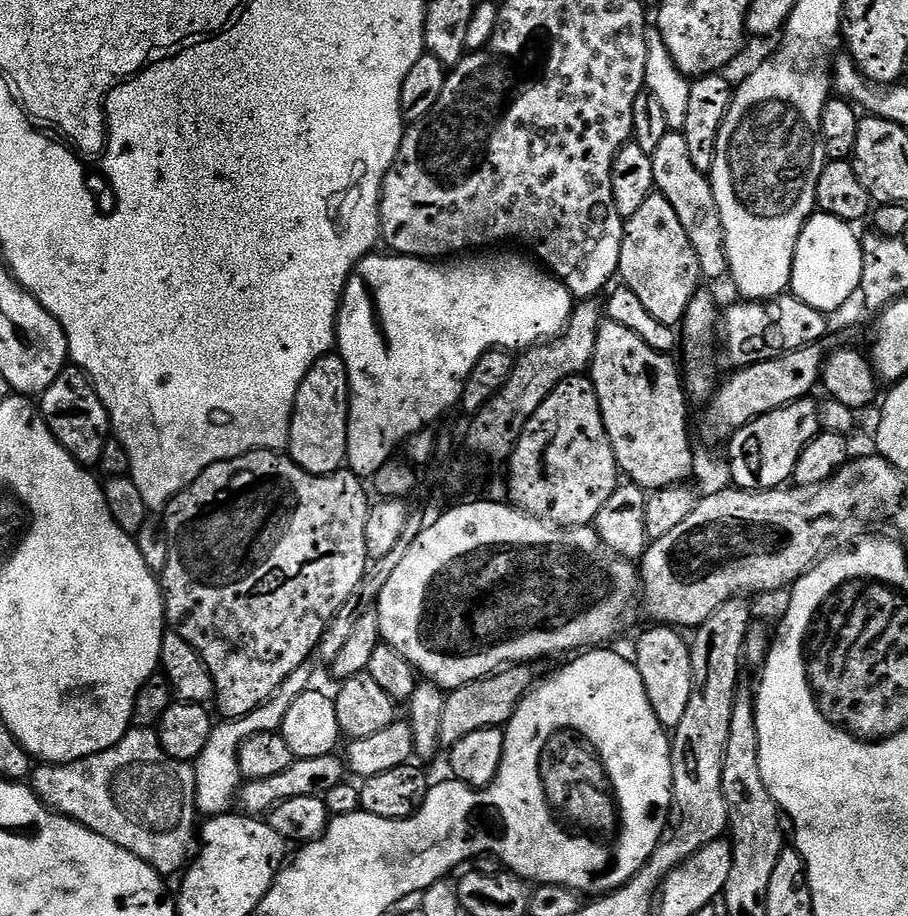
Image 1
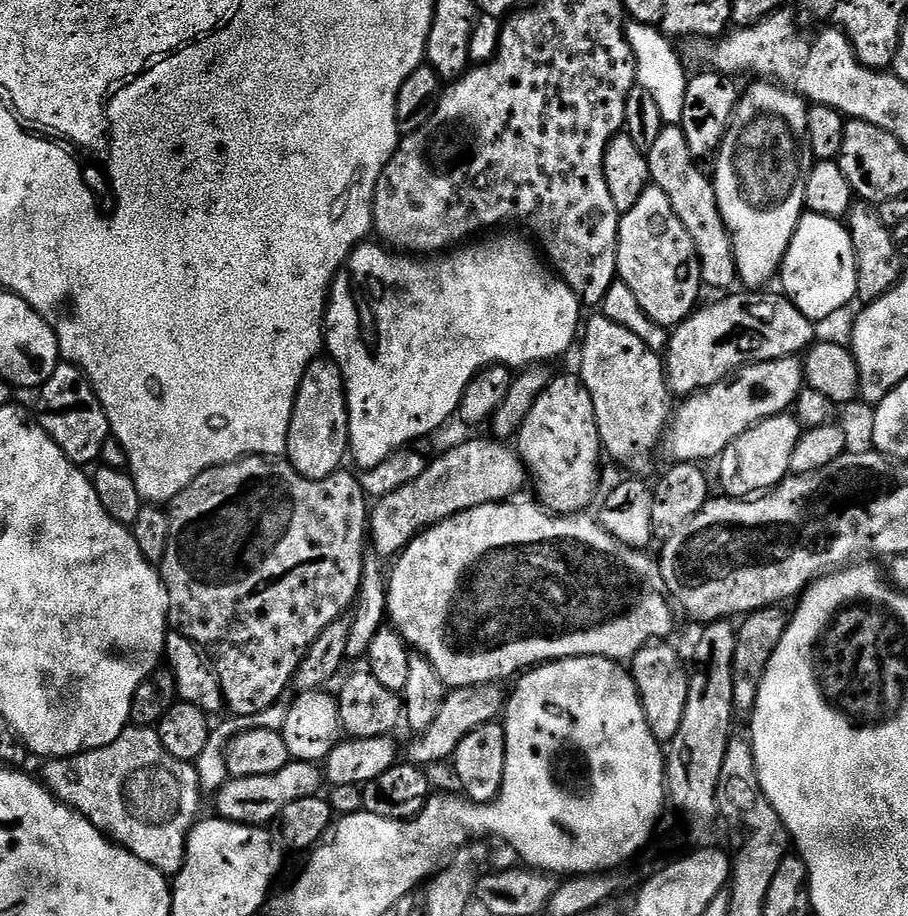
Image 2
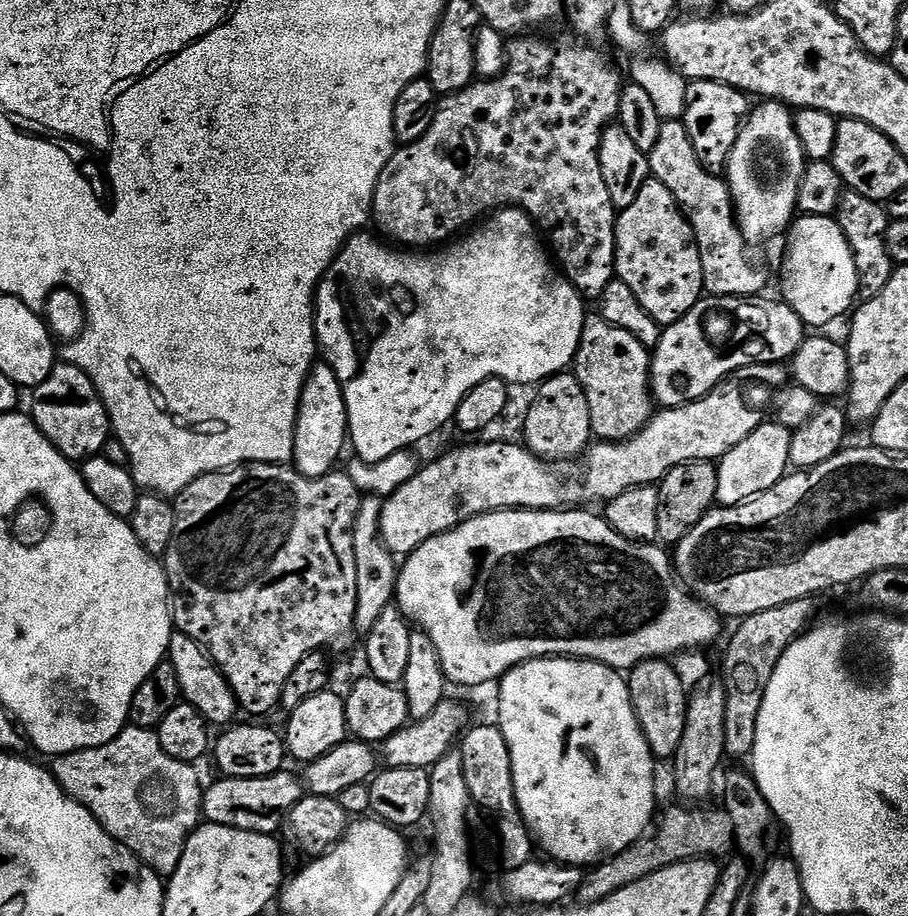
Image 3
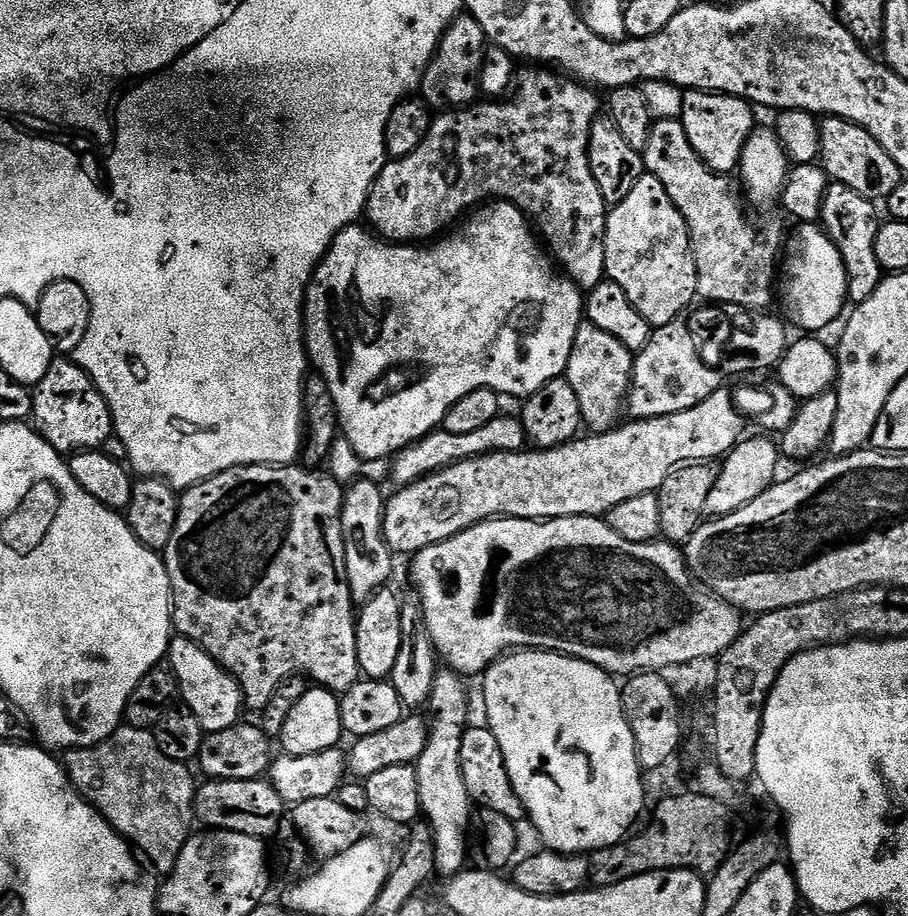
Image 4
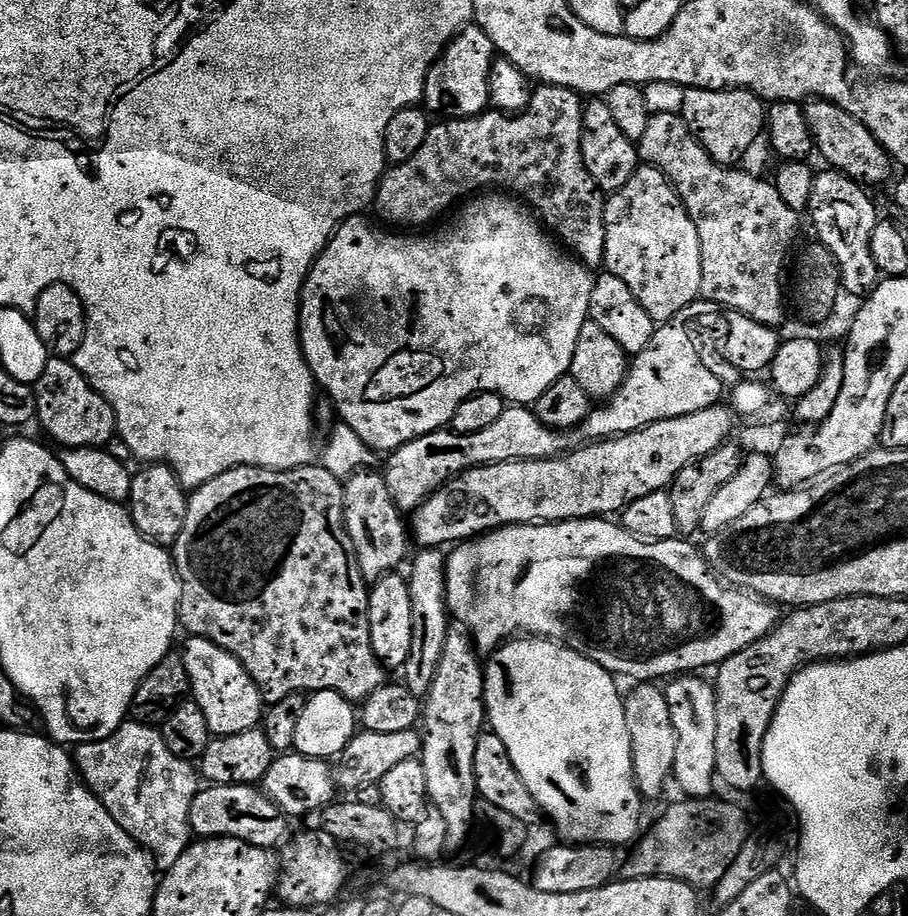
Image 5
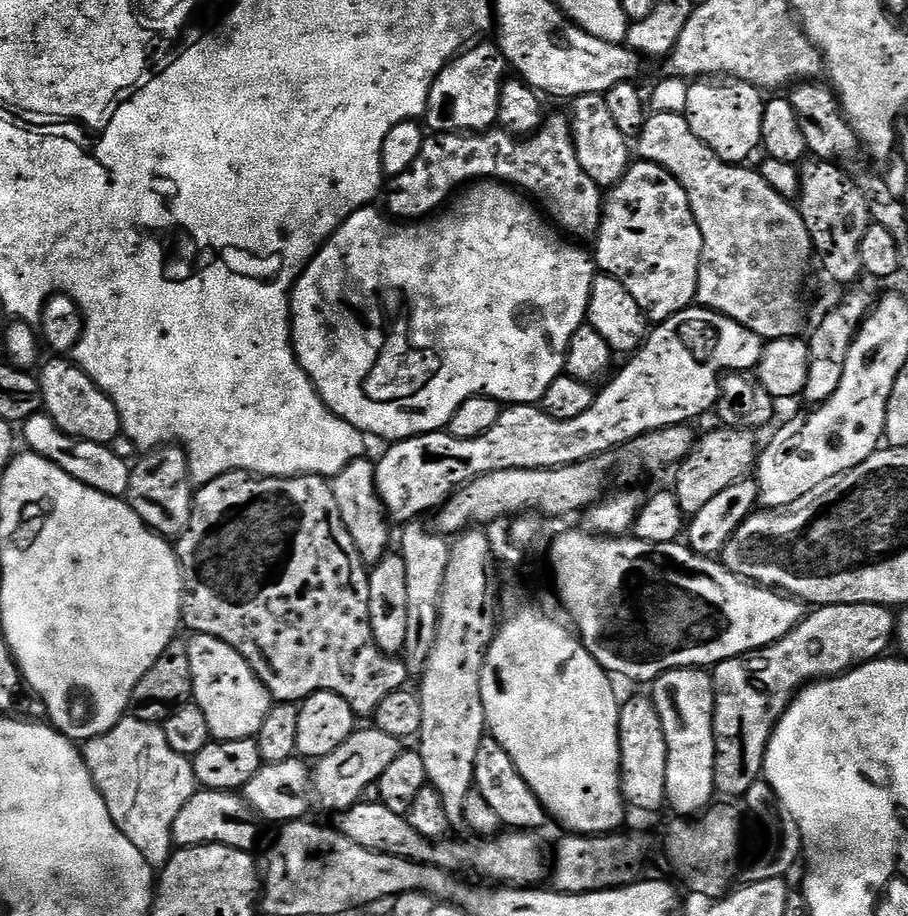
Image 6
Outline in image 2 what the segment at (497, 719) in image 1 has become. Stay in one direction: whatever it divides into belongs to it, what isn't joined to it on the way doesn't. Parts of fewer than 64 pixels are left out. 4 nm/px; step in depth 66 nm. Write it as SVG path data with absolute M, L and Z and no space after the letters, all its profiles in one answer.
M475 684L472 688L453 688L445 695L442 710L438 710L438 718L430 722L426 731L415 737L416 741L408 748L407 759L417 766L429 766L439 760L447 761L454 753L458 742L470 734L470 730L478 730L478 726L493 723L506 707L506 692L496 684Z

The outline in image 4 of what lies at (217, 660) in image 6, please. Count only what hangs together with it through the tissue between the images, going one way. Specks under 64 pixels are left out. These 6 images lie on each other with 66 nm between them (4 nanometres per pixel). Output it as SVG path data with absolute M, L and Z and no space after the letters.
M179 634L173 635L168 646L166 663L168 667L174 670L174 674L180 683L181 701L192 711L194 718L198 718L198 722L202 722L205 733L226 730L230 726L241 723L243 716L240 715L246 712L244 691L241 690L237 680L234 679L233 676L209 654L209 652L202 650L202 646L195 644L188 636Z

